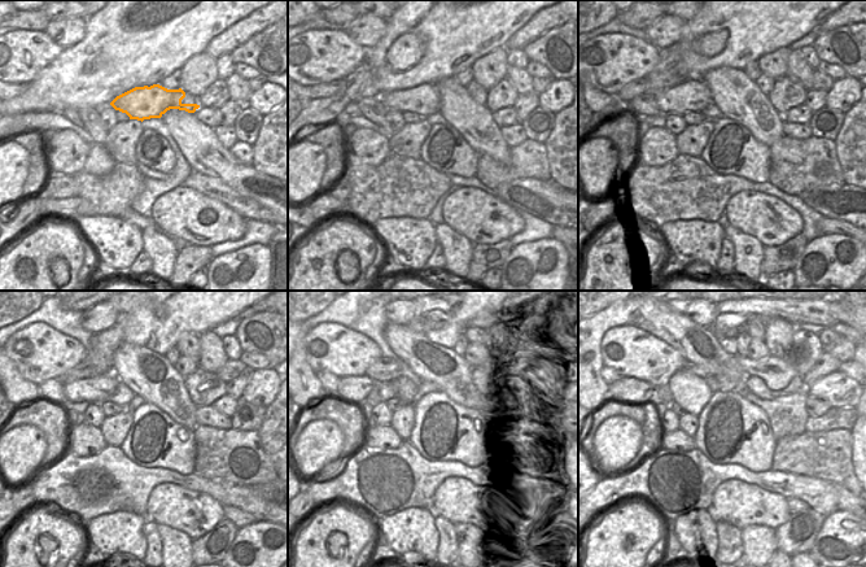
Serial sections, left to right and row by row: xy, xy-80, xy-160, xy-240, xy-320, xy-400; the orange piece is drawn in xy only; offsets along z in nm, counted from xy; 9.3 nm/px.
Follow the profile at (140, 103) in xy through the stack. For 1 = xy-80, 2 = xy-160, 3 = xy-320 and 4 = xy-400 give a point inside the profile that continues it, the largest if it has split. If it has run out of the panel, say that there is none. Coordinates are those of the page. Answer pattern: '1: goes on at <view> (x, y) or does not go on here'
1: goes on at xy-80 (423, 100)
2: goes on at xy-160 (691, 96)
3: goes on at xy-320 (355, 388)
4: goes on at xy-400 (630, 389)

